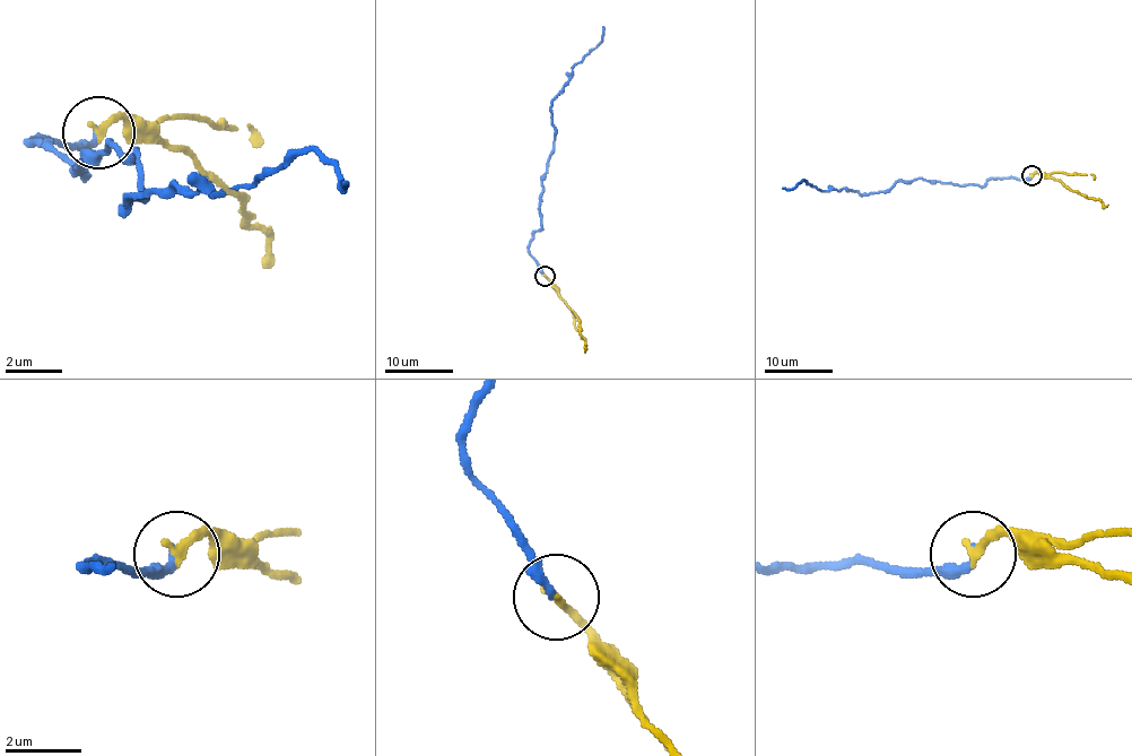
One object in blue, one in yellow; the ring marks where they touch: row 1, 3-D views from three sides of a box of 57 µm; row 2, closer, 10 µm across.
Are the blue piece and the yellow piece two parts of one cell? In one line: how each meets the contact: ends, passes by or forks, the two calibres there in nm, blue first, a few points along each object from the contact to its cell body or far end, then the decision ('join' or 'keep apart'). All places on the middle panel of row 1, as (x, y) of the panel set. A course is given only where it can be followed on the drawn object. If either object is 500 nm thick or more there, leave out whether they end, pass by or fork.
blue ends there; yellow ends there; 240 nm thick on the blue side, 240 nm on the other; blue runs (543, 275), (528, 243), (541, 227), (541, 175), (555, 132), (550, 105), (604, 27); yellow runs (545, 275), (577, 318), (584, 352); join

